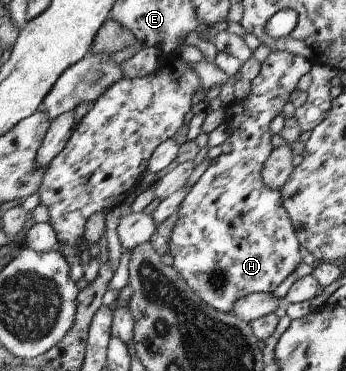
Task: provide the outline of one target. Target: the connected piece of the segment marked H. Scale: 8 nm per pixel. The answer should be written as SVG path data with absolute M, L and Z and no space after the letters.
M285 50L271 51L261 63L259 75L251 81L247 97L225 107L232 150L211 161L178 208L179 218L169 239L169 253L174 259L172 266L217 311L232 313L237 302L246 295L267 291L271 293L301 263L300 240L290 214L282 203L282 192L267 187L262 179L262 171L275 151L275 119L287 111L287 103L295 99L295 91L299 91L303 75L311 75L312 67L315 67L315 63L301 55L293 55Z

